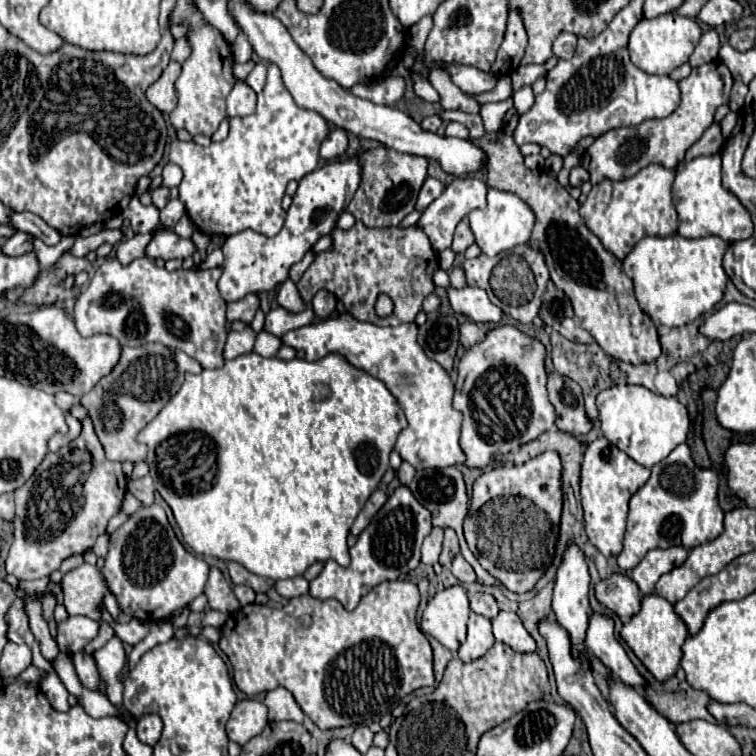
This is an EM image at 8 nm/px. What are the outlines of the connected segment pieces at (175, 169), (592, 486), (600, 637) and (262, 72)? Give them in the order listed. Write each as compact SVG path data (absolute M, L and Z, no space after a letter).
M165 164L165 168L163 168L163 186L167 186L167 188L173 188L173 186L179 186L181 184L181 178L183 178L183 172L181 172L181 168L177 166L177 164Z
M603 436L587 446L581 464L581 502L585 510L585 532L605 558L621 554L629 500L649 480L649 476L651 472L645 466L631 460Z
M593 614L589 618L589 630L587 630L585 644L587 644L587 650L593 656L597 656L613 672L613 676L619 678L623 684L629 684L633 688L647 686L647 680L639 674L639 670L629 660L621 642L615 638L611 618Z
M259 62L253 72L247 76L247 84L255 90L255 92L261 92L263 86L265 86L265 76L267 76L267 66L263 62Z

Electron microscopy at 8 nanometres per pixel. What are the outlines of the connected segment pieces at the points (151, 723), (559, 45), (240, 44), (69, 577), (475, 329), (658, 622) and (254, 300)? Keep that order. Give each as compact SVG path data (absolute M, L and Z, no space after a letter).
M147 714L143 718L137 720L137 738L143 742L143 744L149 744L149 746L155 746L155 742L159 740L161 736L161 730L163 730L163 722L157 714Z
M561 32L555 42L553 42L553 54L559 60L569 60L569 56L573 56L577 46L577 36L569 34L569 32Z
M239 28L237 40L231 44L231 50L233 50L233 58L237 62L249 62L251 60L253 48L249 48L249 40L245 40L245 32L241 32L241 28Z
M81 564L79 568L63 574L61 580L63 594L65 594L65 610L69 616L89 616L93 620L101 618L97 612L97 604L103 602L103 596L107 592L105 580L97 566L91 564Z
M469 320L463 322L463 324L459 324L459 334L461 334L461 344L465 348L469 348L475 342L483 340L483 330L479 330L479 326L475 322L469 322Z
M659 594L643 596L641 610L621 628L621 638L647 666L647 670L661 682L665 682L677 672L681 660L681 646L687 640L687 634L689 632L685 628L685 622L681 620L681 616L677 616L677 612L673 612L673 604Z
M249 294L249 296L241 298L241 300L229 302L229 306L227 306L227 320L229 322L241 320L241 322L249 324L257 310L259 310L259 298L257 298L257 294Z

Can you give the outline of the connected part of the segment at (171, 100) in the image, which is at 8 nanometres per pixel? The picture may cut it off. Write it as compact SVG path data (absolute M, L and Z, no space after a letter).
M169 62L161 78L153 86L147 88L147 100L161 112L169 114L177 106L177 90L175 90L177 76L181 76L181 64Z

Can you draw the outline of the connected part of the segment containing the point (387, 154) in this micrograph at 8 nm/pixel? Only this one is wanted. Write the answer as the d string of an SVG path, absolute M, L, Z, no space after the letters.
M379 146L375 150L363 152L361 164L363 164L363 180L353 200L349 202L347 210L355 216L355 220L361 220L369 228L399 226L401 220L415 210L417 194L427 178L427 160L421 156L401 154L393 152L391 148Z

